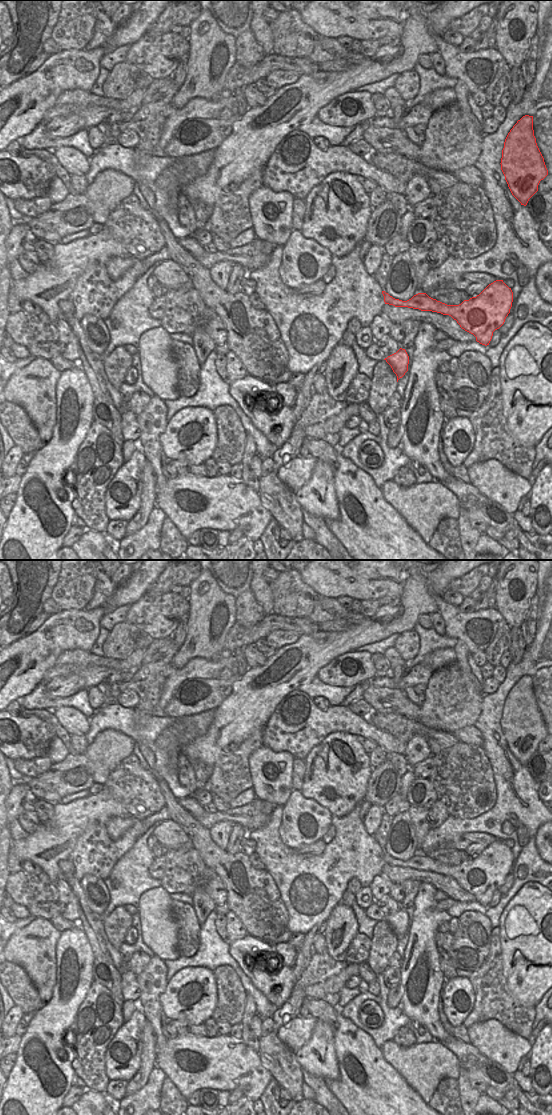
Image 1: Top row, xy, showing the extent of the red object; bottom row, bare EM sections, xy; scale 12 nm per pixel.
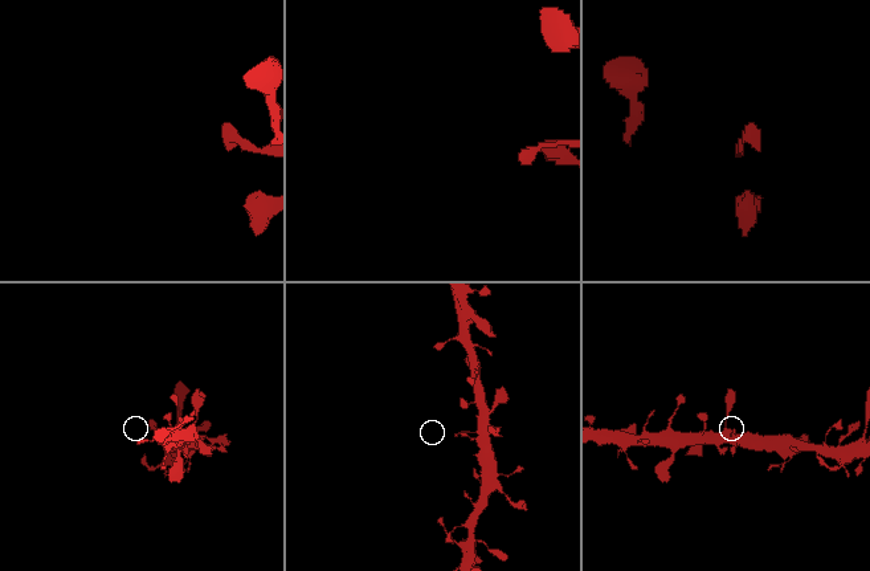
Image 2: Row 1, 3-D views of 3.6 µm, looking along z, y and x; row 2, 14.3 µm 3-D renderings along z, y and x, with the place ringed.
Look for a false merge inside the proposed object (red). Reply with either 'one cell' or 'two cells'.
one cell

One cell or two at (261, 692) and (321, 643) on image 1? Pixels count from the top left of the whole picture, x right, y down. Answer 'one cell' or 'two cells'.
one cell

